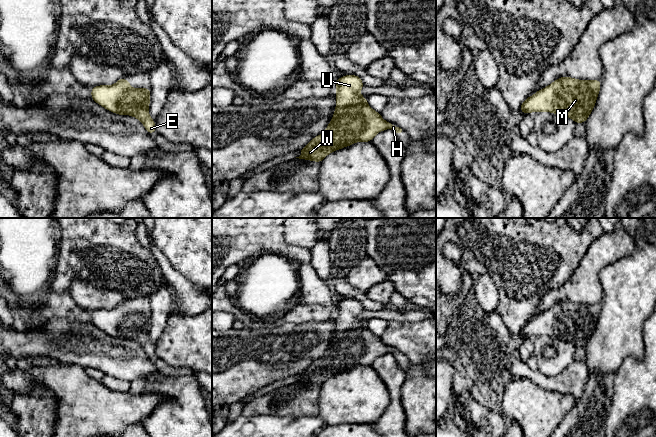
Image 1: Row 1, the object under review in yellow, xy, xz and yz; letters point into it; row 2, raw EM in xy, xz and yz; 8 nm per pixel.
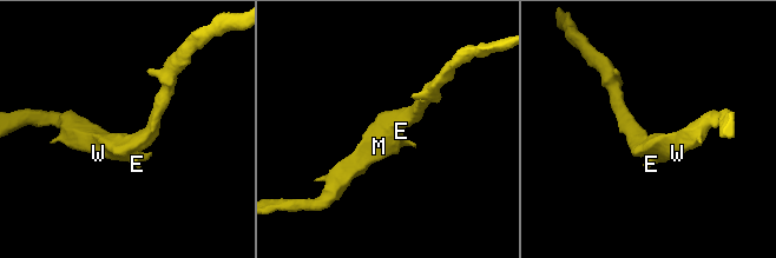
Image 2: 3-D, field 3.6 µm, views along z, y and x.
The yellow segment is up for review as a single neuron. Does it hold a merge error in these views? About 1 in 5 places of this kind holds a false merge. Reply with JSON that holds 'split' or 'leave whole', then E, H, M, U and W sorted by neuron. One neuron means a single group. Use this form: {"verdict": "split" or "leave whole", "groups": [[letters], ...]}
{"verdict": "leave whole", "groups": [["E", "H", "M", "U", "W"]]}

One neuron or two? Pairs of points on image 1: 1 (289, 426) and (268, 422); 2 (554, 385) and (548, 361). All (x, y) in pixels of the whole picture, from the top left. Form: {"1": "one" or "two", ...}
{"1": "one", "2": "two"}

